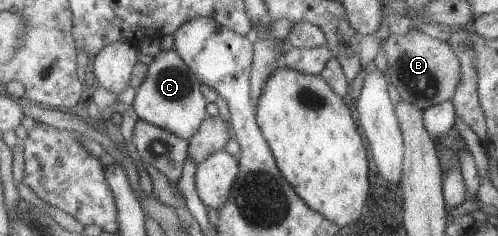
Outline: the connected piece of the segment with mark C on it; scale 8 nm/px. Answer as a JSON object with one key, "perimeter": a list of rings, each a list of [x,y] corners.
{"perimeter":[[[177,49],[160,52],[149,64],[146,81],[136,88],[132,107],[139,118],[163,127],[178,137],[190,141],[208,119],[208,100],[204,97],[201,81]]]}

